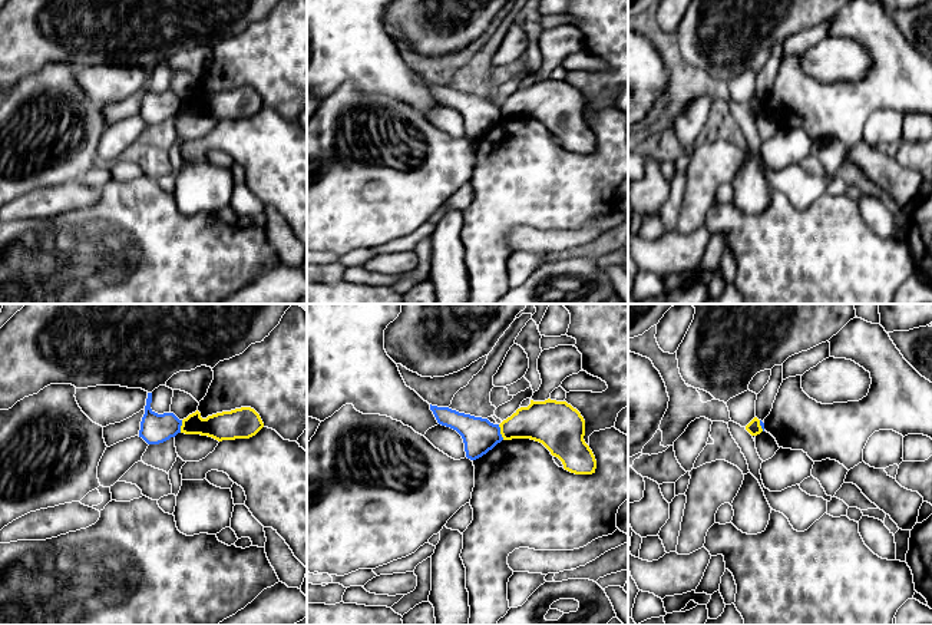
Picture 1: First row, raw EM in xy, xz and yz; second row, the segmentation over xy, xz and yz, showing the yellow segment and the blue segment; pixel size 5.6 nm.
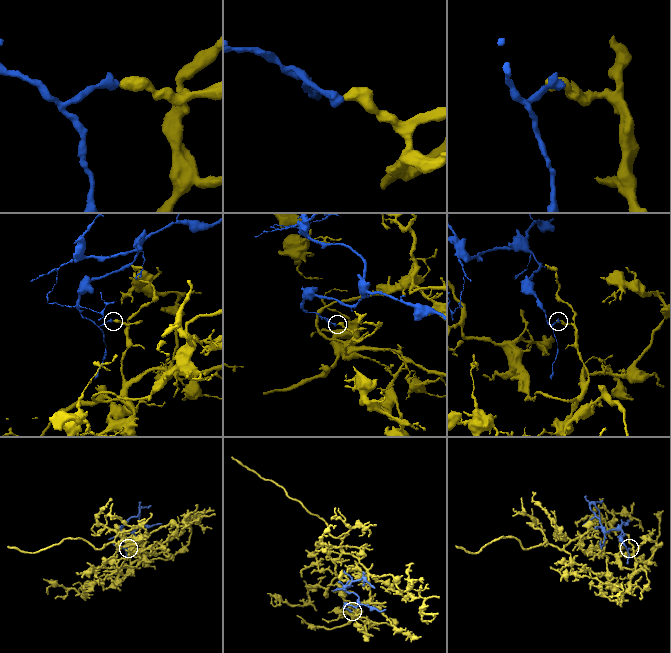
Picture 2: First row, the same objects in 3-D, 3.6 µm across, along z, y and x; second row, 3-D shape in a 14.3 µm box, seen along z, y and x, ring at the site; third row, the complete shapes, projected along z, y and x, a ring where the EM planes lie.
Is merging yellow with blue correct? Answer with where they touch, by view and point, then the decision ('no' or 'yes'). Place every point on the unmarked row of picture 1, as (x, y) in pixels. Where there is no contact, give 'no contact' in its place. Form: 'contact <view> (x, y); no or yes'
contact xz (501, 111); no

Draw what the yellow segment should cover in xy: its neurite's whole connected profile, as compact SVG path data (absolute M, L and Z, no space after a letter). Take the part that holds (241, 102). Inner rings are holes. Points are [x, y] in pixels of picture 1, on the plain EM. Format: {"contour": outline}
{"contour": "M241 86L231 90L222 90L206 97L196 89L182 99L181 112L201 113L218 120L249 118L255 115L264 102L260 93L251 86Z"}

